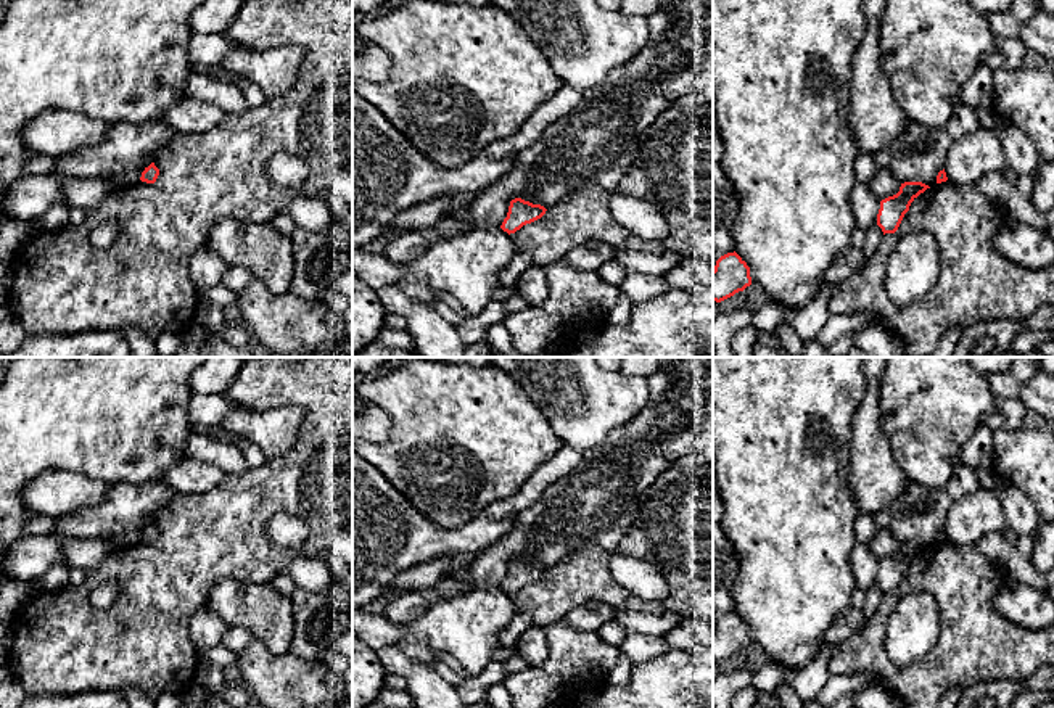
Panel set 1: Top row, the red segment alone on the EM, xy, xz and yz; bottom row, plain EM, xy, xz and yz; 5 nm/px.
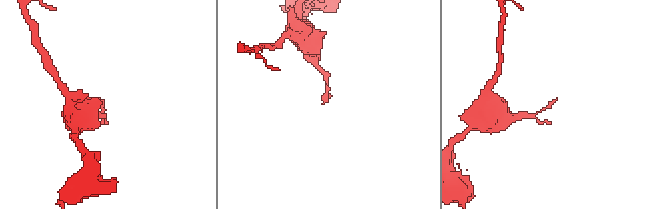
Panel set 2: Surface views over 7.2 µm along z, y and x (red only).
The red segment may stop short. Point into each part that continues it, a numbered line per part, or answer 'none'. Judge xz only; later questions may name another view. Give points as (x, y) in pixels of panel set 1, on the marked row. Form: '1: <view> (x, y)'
none

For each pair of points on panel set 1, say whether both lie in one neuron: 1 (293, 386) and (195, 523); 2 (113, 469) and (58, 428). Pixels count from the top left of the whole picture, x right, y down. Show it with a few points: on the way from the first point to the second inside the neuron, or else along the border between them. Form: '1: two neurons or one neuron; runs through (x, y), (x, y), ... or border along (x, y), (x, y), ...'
1: one neuron; runs through (312, 430), (312, 443), (264, 491), (238, 509)
2: one neuron; runs through (100, 456), (71, 428)

